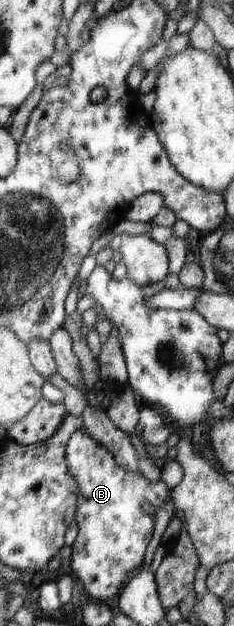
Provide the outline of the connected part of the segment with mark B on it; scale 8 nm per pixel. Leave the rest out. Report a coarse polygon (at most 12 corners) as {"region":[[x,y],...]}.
{"region":[[84,428],[71,571],[114,604],[142,567],[171,490],[120,466]]}

